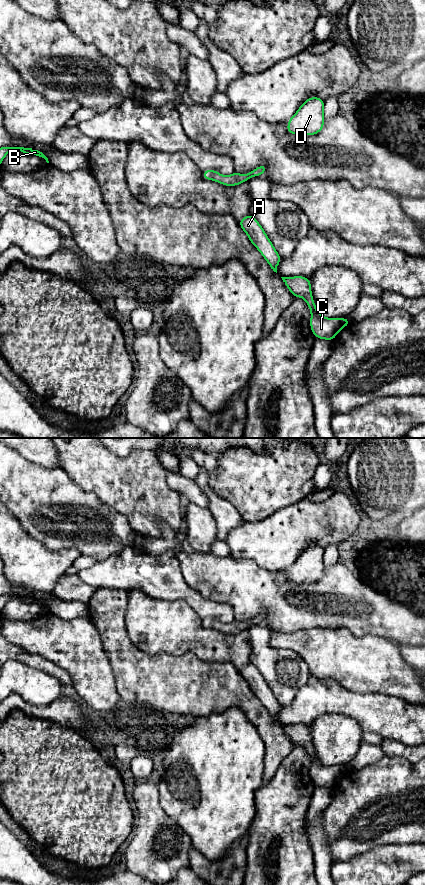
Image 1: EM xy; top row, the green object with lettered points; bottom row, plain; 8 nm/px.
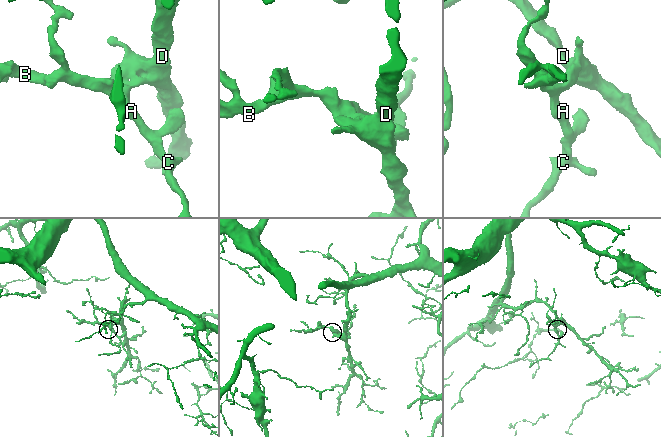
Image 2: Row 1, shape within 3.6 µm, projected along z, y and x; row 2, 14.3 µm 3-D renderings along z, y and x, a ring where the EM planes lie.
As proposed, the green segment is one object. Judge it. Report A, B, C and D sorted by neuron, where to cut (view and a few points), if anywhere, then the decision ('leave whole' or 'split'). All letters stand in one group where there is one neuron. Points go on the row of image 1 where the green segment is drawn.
groups A B C D; cut none; leave whole

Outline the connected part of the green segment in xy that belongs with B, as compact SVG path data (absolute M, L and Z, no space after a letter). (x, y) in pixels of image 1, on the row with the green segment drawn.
M1 147L0 148L0 167L1 167L1 162L4 159L4 157L15 149L21 151L25 154L36 155L36 156L42 157L46 160L47 163L49 163L48 158L42 152L40 152L38 150L35 150L32 148L24 148L24 147Z

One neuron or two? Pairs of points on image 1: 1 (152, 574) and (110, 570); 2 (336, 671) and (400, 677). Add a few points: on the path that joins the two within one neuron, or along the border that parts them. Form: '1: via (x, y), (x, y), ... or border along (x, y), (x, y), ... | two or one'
1: via (142, 574), (137, 574), (134, 571), (120, 571) | one
2: via (352, 671), (384, 671) | one

